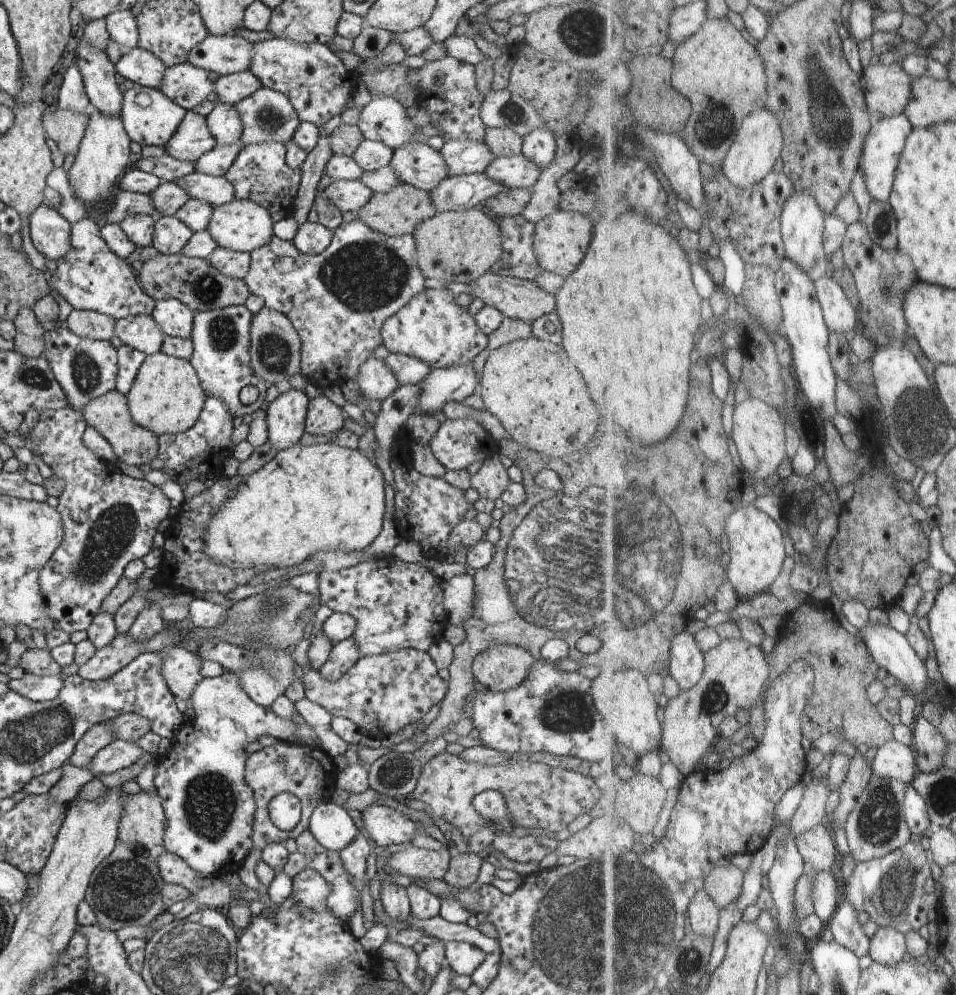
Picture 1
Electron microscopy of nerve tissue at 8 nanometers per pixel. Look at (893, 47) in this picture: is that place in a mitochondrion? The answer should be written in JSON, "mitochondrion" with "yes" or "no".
{"mitochondrion":"no"}

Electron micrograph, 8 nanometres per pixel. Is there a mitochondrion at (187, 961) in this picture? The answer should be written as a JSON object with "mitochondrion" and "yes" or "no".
{"mitochondrion":"yes"}

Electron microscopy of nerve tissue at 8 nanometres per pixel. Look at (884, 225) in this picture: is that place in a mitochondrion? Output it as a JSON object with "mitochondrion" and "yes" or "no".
{"mitochondrion":"yes"}

